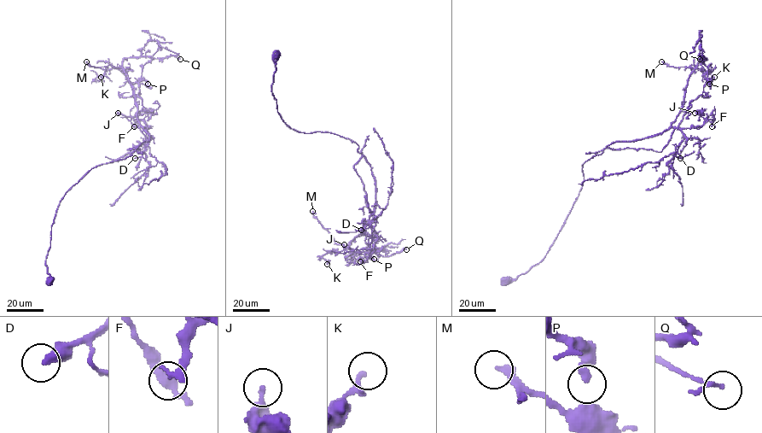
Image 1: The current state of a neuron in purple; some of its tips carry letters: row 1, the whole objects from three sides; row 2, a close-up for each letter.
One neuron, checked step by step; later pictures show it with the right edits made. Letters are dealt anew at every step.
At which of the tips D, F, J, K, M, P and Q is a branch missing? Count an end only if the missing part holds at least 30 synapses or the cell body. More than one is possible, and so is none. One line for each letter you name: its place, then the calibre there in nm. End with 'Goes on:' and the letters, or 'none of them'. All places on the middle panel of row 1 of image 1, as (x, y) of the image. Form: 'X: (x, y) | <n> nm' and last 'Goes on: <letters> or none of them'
D: (361, 230) | 380 nm
M: (312, 211) | 220 nm
Goes on: D, M

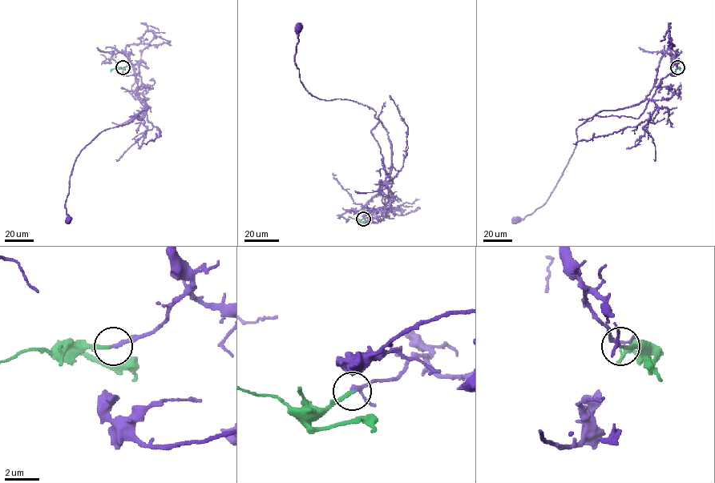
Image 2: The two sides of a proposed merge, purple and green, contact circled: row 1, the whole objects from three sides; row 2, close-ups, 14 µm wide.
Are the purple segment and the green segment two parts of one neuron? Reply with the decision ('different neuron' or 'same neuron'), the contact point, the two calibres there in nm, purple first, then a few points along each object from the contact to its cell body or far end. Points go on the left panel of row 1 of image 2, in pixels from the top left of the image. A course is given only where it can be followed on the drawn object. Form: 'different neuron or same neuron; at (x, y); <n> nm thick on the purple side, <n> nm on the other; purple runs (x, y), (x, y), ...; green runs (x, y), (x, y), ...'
same neuron; at (123, 67); 180 nm thick on the purple side, 190 nm on the other; purple runs (123, 67), (129, 62), (125, 53), (147, 108), (133, 122), (101, 131), (81, 150), (70, 178), (68, 219); green runs (123, 67), (115, 67), (111, 72)

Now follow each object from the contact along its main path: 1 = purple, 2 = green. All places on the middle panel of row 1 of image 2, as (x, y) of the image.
1: (363, 219), (389, 171), (386, 130), (366, 106), (320, 99), (305, 90), (294, 58), (298, 28)
2: (363, 219), (348, 217)

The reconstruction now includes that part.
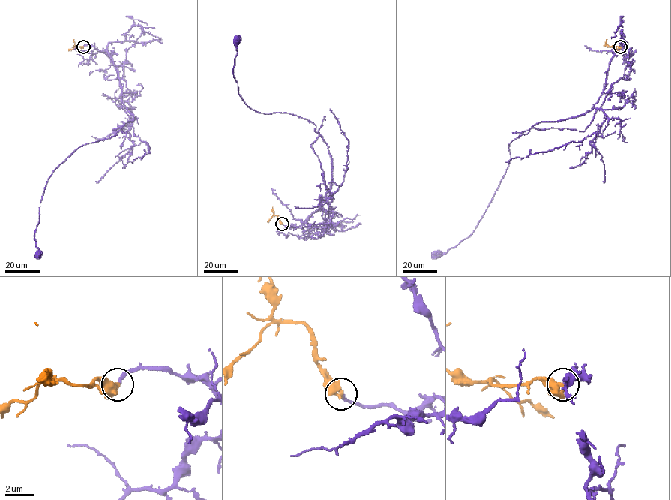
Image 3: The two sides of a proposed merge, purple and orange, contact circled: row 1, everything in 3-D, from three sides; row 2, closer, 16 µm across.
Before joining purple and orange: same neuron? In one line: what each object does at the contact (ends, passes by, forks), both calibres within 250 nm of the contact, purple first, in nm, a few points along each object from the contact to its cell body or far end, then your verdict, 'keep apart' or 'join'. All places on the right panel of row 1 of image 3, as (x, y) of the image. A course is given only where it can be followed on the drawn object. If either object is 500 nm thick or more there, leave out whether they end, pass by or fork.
purple ends; orange passes by; calibres 220 and 360 nm; course purple (620, 46), (598, 100), (582, 114), (540, 121), (511, 142), (504, 174), (474, 231), (436, 254); course orange (620, 46), (608, 46), (606, 40); join

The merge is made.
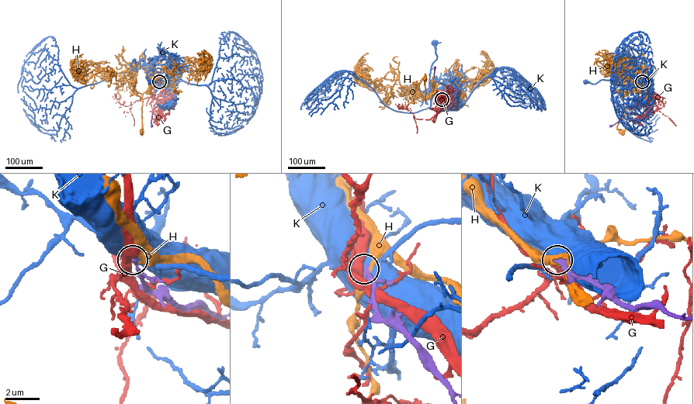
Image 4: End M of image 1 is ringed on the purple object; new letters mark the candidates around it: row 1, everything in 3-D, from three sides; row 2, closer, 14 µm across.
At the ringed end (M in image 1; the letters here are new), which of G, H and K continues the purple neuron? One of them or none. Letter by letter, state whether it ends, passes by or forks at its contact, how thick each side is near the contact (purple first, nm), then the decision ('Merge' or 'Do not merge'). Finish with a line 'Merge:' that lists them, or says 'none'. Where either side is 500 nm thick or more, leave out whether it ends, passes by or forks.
G: It forks there. Thickness 240 nm (purple) against 440 nm. Do not merge
H: It passes by. Thickness 280 nm (purple) against 200 nm. Do not merge
K: Thickness 280 nm (purple) against 750 nm. Do not merge
Merge: none

